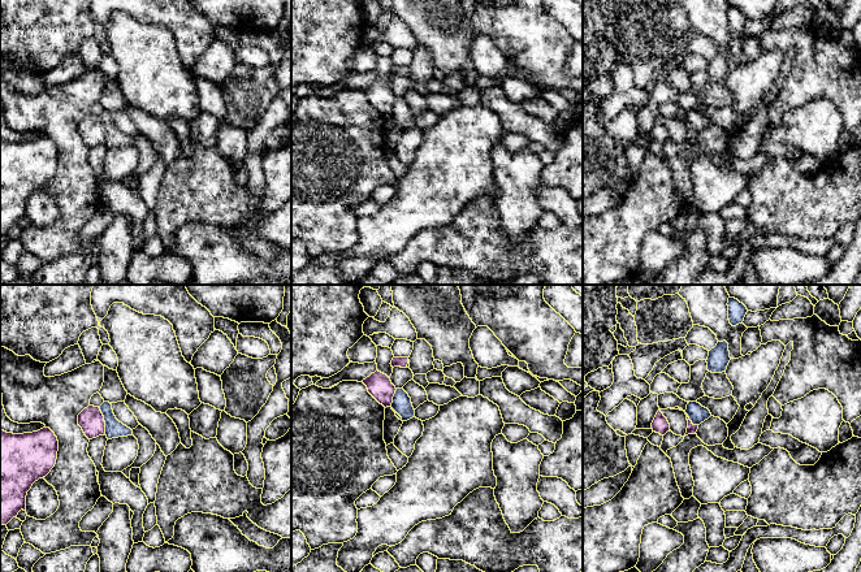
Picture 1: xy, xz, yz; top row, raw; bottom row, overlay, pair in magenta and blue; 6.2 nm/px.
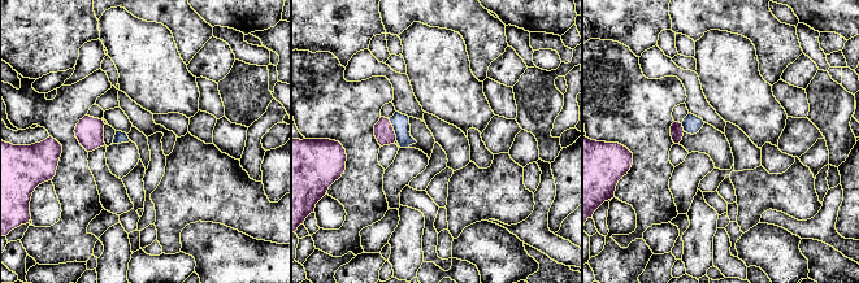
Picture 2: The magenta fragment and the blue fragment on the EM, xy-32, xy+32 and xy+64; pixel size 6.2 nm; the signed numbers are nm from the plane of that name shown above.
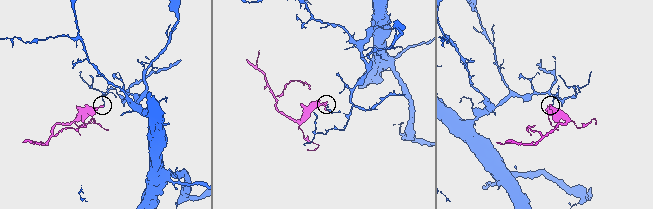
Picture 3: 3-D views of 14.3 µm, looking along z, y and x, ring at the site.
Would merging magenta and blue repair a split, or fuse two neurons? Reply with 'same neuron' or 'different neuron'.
different neuron

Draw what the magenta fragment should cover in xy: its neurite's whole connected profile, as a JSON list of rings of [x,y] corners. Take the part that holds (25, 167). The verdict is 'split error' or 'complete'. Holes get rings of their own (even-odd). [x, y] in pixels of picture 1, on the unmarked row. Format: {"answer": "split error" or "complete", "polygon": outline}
{"answer": "complete", "polygon": [[[49,136],[38,140],[13,143],[0,139],[0,234],[7,234],[17,226],[21,218],[26,220],[26,204],[33,192],[46,186],[56,173],[59,150]]]}

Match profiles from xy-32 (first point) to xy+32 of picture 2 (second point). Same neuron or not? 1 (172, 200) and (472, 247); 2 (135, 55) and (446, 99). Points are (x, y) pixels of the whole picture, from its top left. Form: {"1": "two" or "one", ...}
{"1": "two", "2": "one"}

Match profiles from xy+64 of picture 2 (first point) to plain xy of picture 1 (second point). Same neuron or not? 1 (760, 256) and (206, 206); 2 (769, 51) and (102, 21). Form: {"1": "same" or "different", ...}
{"1": "different", "2": "same"}

